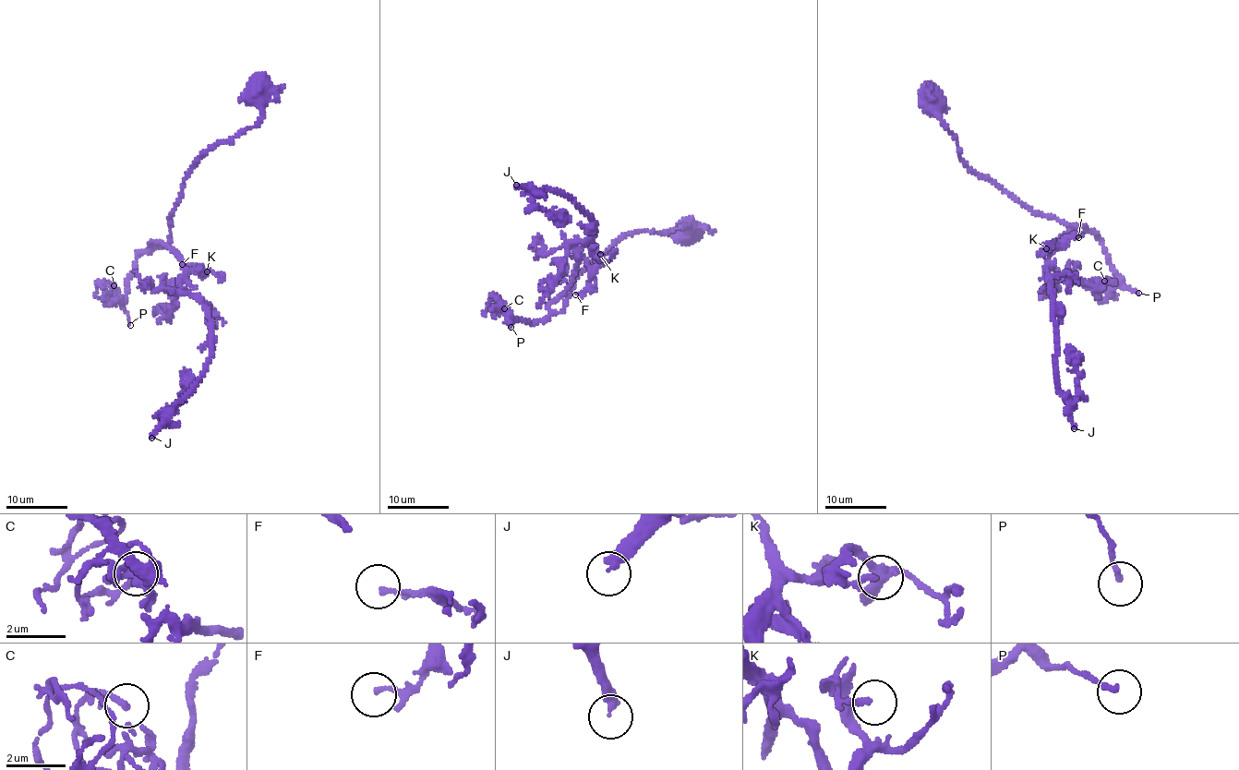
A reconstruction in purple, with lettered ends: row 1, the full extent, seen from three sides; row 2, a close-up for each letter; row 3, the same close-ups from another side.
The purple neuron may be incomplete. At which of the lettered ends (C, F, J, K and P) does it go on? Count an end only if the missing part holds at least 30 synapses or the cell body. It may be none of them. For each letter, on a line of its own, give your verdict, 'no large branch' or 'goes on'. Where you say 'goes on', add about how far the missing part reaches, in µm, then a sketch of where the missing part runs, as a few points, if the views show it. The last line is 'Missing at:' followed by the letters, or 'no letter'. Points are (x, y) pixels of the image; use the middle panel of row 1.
C: no large branch
F: no large branch
J: goes on | 350 µm
K: no large branch
P: no large branch
Missing at: J

